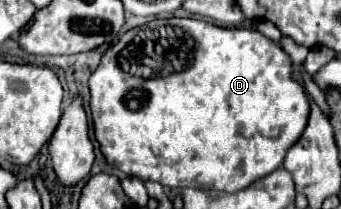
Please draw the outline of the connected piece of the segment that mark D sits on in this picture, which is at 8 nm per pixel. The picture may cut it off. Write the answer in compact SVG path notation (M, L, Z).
M176 17L154 19L134 29L128 29L102 55L98 69L92 73L88 81L88 87L90 87L90 109L92 109L92 121L94 121L94 135L96 135L96 141L100 143L100 151L106 157L108 165L120 169L122 173L130 177L138 177L142 181L156 181L170 189L196 187L196 189L204 189L210 193L232 193L276 171L282 165L284 155L290 149L290 143L294 143L294 139L298 139L298 135L302 133L302 127L306 127L306 115L310 107L304 87L300 83L294 83L292 79L292 61L280 49L278 43L266 39L262 33L250 27L226 29L226 27L216 27L212 23L206 23L206 21L176 19Z

